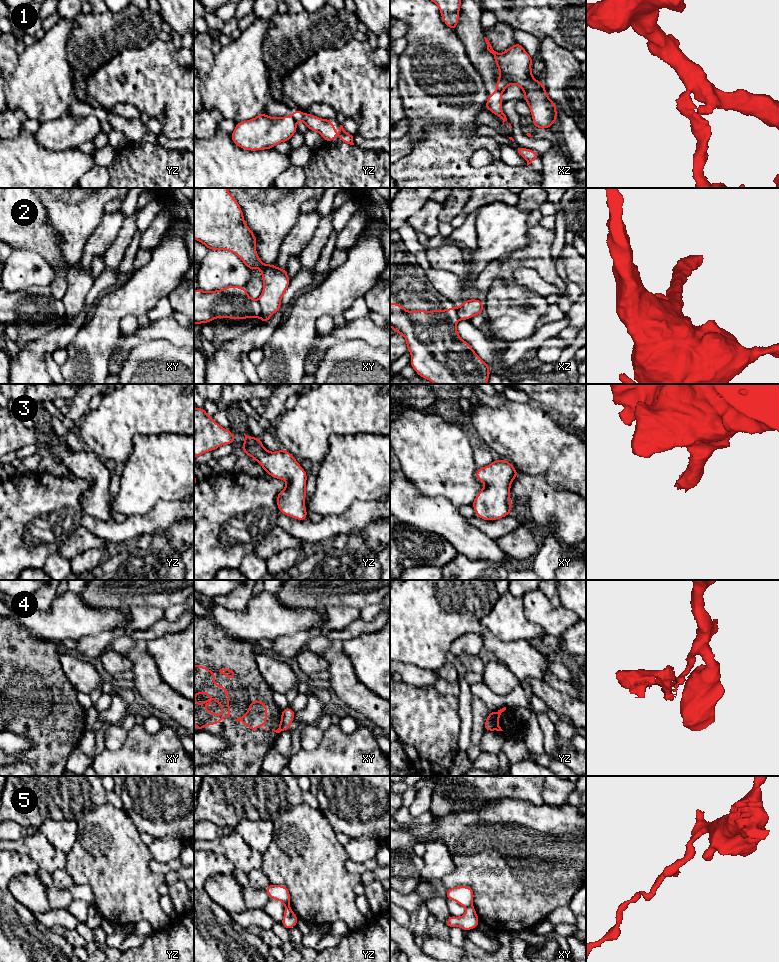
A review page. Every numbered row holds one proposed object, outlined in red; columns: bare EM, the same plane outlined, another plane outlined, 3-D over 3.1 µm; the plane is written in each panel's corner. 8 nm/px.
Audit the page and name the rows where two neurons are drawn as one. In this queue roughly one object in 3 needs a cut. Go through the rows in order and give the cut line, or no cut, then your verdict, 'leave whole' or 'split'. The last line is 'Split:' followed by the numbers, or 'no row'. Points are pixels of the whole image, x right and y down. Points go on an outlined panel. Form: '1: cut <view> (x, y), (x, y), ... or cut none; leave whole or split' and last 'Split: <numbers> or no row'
1: cut yz (291, 116), (296, 121); split
2: cut xy (257, 300), (260, 306), (260, 317); split
3: cut none; leave whole
4: cut yz (497, 717), (497, 725), (494, 729); split
5: cut xy (472, 905), (466, 908); split
Split: 1, 2, 4, 5

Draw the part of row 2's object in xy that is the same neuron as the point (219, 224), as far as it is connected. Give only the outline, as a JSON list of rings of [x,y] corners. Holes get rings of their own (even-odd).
[[[194,188],[194,239],[204,244],[209,251],[226,250],[234,253],[249,270],[261,270],[264,288],[258,302],[262,323],[268,322],[280,310],[282,297],[290,284],[287,270],[278,268],[273,263],[266,265],[259,259],[256,236],[246,225],[240,205],[227,188]]]

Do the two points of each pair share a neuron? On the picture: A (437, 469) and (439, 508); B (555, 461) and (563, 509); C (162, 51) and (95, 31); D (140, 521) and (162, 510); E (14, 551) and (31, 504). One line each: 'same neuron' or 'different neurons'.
A: different neurons
B: different neurons
C: different neurons
D: same neuron
E: same neuron

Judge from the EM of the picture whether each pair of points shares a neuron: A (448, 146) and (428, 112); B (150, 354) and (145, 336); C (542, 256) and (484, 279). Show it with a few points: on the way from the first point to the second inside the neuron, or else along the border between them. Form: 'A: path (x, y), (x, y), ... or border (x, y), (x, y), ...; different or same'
A: path (442, 138), (429, 125), (429, 120); same
B: border (170, 342), (153, 339), (137, 345), (127, 355); different
C: path (528, 257), (518, 257), (504, 269), (498, 269); same

